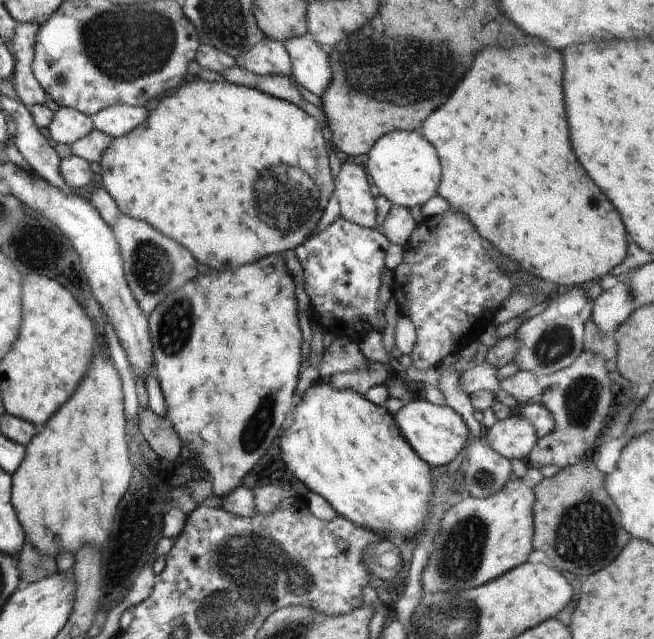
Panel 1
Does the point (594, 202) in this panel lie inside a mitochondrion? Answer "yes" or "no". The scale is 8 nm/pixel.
no

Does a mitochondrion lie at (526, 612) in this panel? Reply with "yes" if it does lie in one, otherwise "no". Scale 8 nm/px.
no

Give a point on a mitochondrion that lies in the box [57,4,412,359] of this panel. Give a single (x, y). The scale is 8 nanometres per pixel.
(125, 46)

